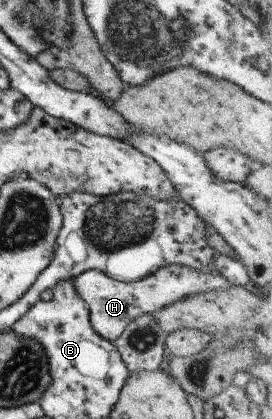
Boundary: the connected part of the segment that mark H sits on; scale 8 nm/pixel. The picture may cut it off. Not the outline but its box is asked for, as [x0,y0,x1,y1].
[74,263,234,343]

